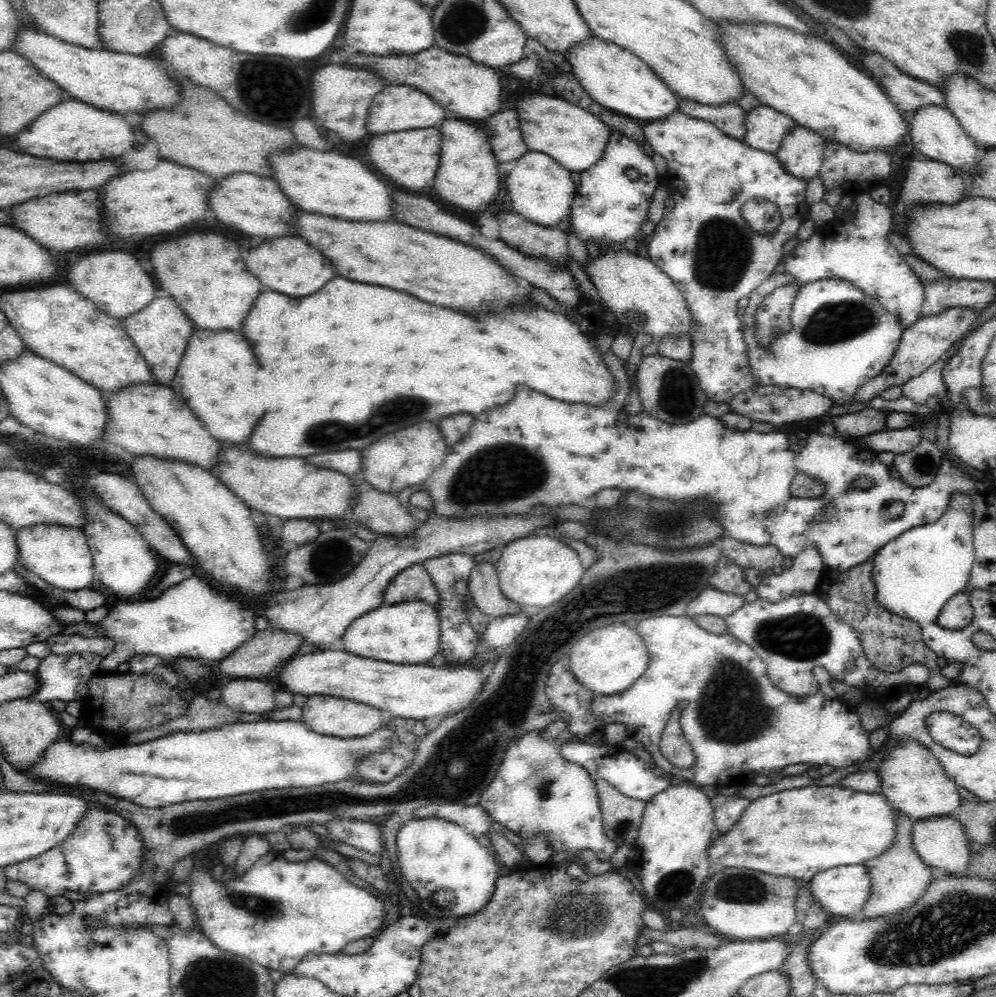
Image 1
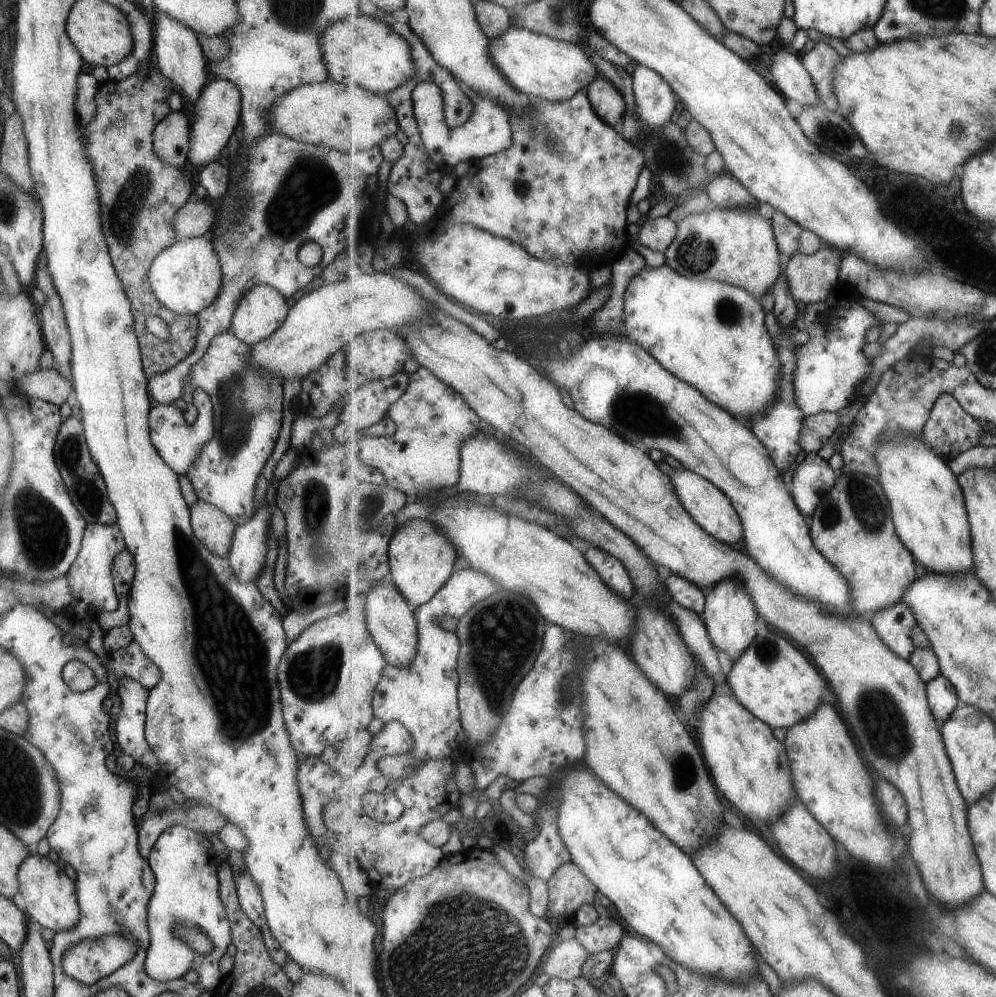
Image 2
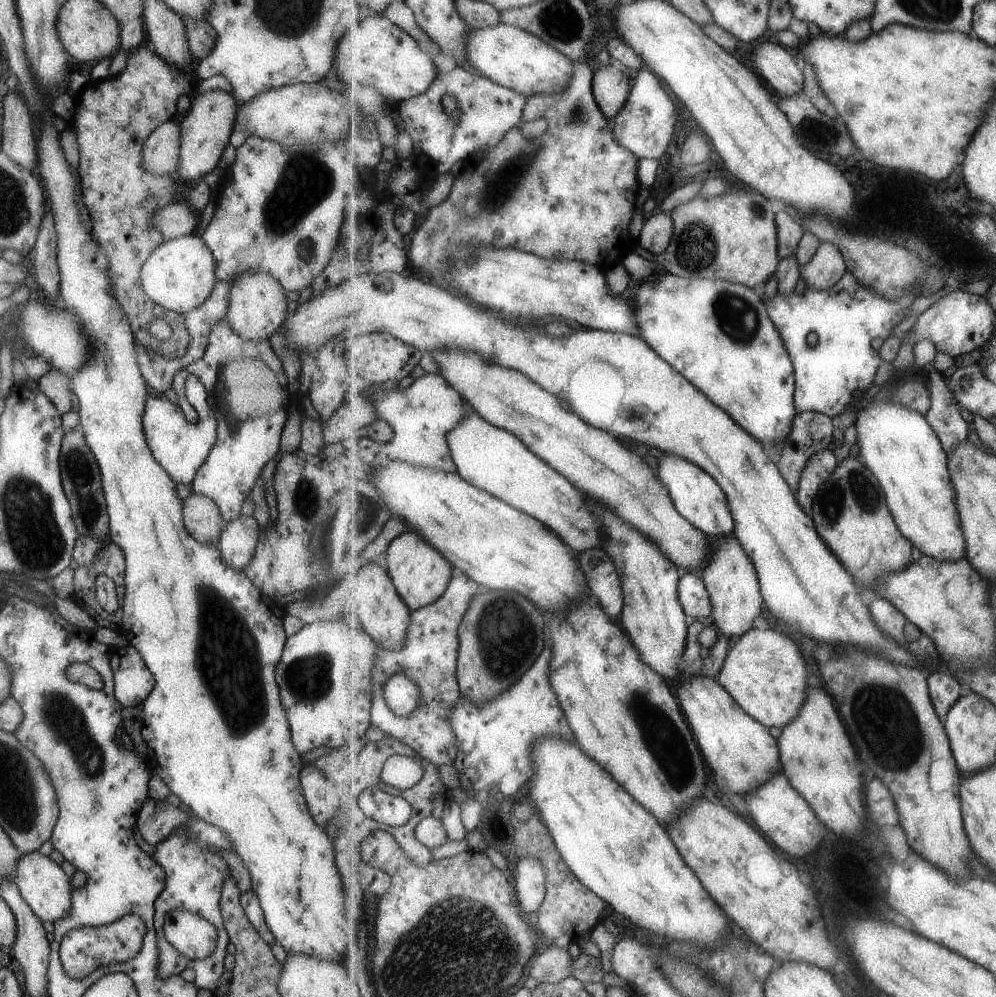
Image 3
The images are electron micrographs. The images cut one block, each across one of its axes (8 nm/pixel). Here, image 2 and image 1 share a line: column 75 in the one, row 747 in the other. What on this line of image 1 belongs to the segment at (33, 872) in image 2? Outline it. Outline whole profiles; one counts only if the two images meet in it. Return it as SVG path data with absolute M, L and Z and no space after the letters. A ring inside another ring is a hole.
M900 739L897 743L892 741L886 745L884 754L886 756L882 758L880 770L877 772L881 781L877 794L886 797L893 808L906 814L913 824L926 818L934 818L934 816L954 816L962 800L957 792L958 786L945 774L940 762L934 757L934 753L914 739Z

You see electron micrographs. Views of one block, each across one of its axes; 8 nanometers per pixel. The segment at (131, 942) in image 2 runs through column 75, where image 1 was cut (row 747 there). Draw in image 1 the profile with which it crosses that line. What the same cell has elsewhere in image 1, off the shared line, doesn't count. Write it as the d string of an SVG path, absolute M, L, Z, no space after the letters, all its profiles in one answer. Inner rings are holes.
M932 712L926 718L926 727L934 742L947 750L963 756L972 756L980 748L980 731L951 712Z

